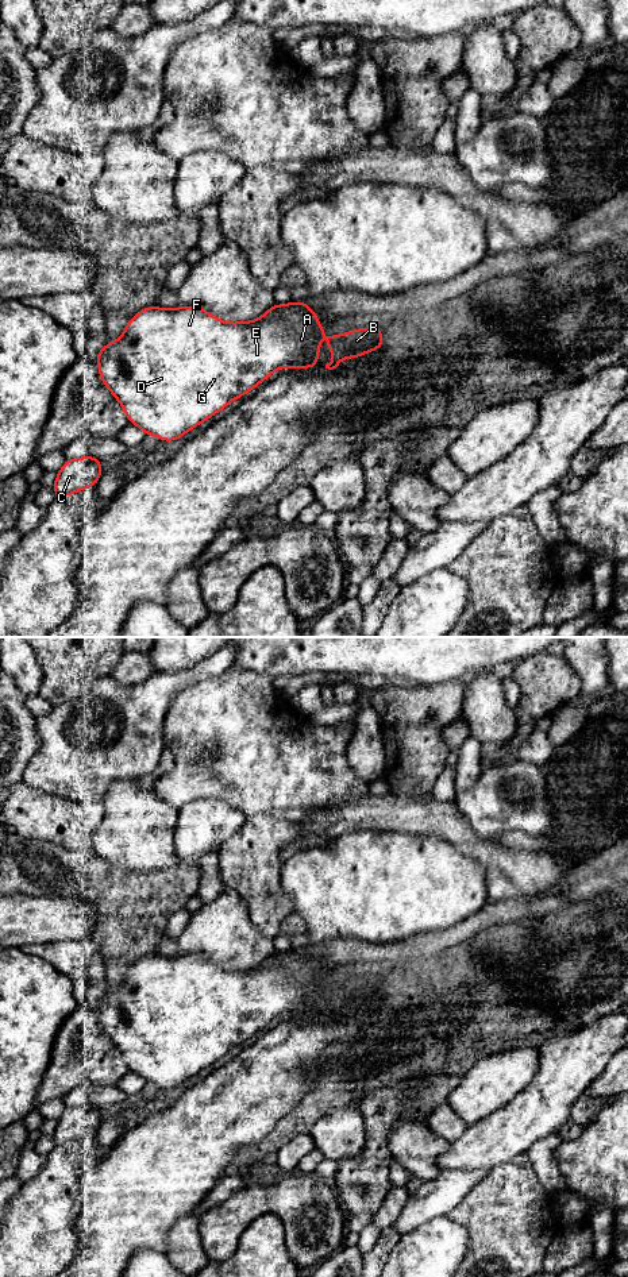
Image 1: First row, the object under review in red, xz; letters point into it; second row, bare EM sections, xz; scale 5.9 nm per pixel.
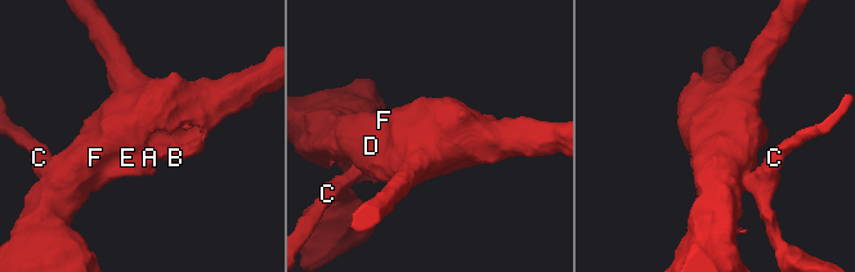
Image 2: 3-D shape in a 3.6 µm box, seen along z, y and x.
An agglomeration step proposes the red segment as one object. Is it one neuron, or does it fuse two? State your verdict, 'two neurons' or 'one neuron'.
two neurons

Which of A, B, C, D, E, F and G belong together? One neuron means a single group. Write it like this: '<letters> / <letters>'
A B D E F G / C

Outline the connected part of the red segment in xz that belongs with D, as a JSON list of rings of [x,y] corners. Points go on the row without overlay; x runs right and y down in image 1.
[[[157,953],[145,956],[126,973],[123,983],[103,995],[96,1003],[103,1031],[122,1052],[130,1070],[146,1083],[173,1089],[212,1065],[231,1049],[254,1037],[277,1016],[298,1016],[311,1019],[317,1012],[320,984],[328,985],[328,996],[334,1006],[325,1016],[334,1018],[344,1006],[358,1006],[384,994],[382,980],[377,975],[355,977],[343,983],[330,984],[320,972],[309,975],[296,967],[293,960],[271,968],[224,971],[201,954],[178,954],[161,957]]]

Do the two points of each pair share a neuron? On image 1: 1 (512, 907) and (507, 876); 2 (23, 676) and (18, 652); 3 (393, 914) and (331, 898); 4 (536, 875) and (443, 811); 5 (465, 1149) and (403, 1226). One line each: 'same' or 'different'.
1: different
2: same
3: same
4: same
5: different

